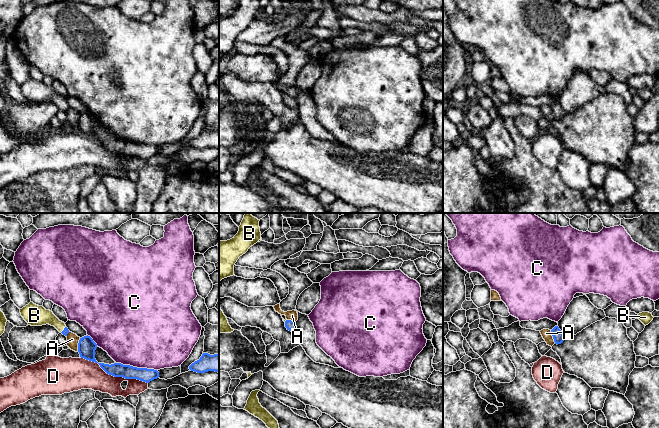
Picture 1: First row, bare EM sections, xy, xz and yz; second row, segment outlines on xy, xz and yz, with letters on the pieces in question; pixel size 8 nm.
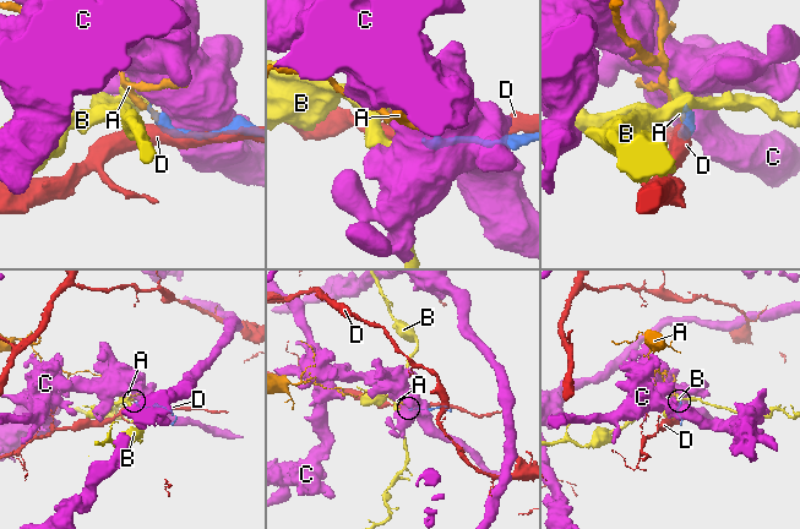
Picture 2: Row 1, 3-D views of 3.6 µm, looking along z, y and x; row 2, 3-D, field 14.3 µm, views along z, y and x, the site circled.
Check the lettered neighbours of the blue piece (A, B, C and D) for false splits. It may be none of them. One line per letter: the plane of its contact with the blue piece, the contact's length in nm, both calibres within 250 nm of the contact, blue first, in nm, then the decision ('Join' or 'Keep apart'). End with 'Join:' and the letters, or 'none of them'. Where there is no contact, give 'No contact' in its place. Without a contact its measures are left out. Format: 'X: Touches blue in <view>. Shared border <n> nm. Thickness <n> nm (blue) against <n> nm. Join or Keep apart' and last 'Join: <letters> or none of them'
A: Touches blue in xy. Shared border 110 nm. Thickness 140 nm (blue) against 100 nm. Keep apart
B: Touches blue in xy. Shared border 70 nm. Thickness 50 nm (blue) against 160 nm. Join
C: Touches blue in xy. Shared border 340 nm. Thickness 110 nm (blue) against 500 nm. Keep apart
D: Touches blue in xy. Shared border 600 nm. Thickness 110 nm (blue) against 240 nm. Keep apart
Join: B

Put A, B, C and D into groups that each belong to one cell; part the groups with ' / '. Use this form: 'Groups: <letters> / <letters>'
Groups: A / B / C / D

